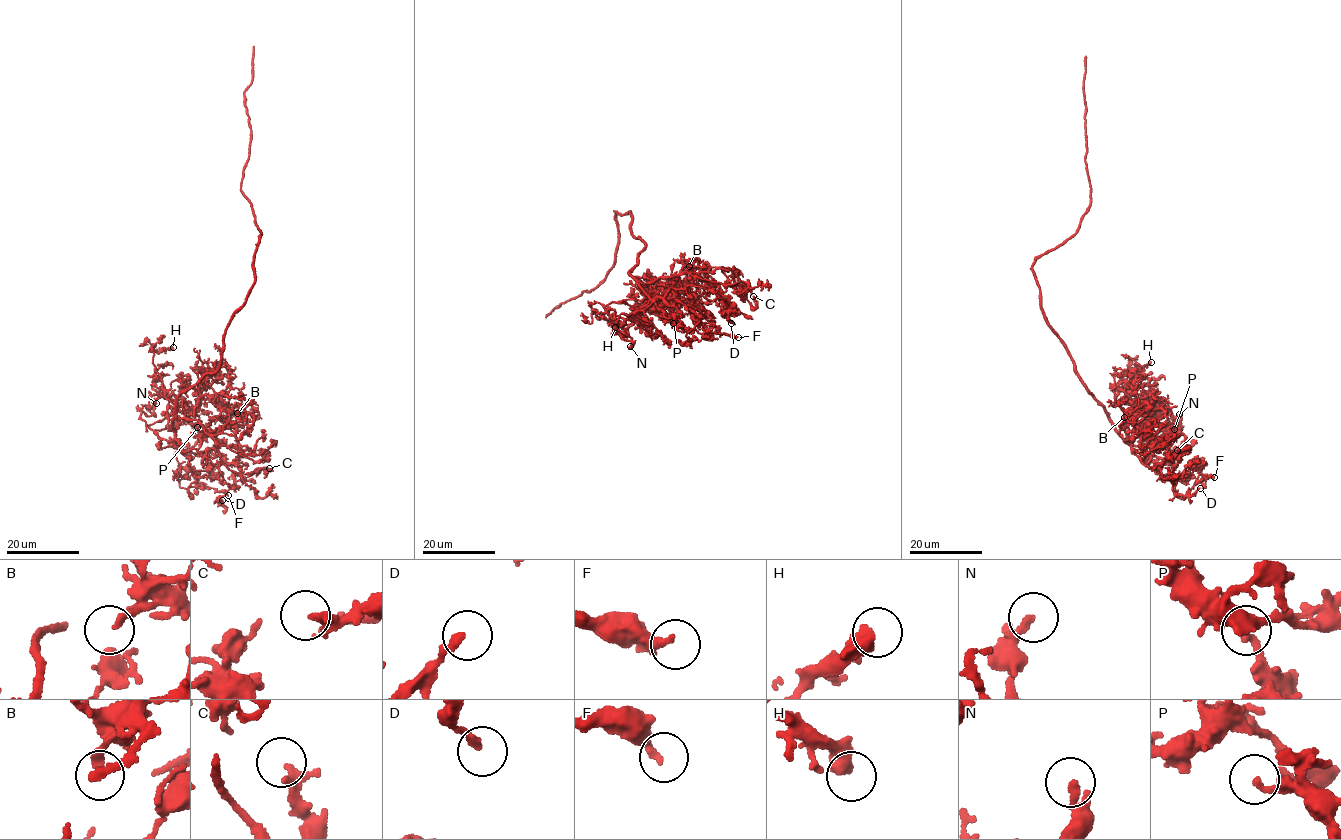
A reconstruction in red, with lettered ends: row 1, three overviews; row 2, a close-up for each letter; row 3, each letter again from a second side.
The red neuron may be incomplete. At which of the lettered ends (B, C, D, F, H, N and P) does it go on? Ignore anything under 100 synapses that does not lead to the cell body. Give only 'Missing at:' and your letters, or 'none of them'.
Missing at: none of them

